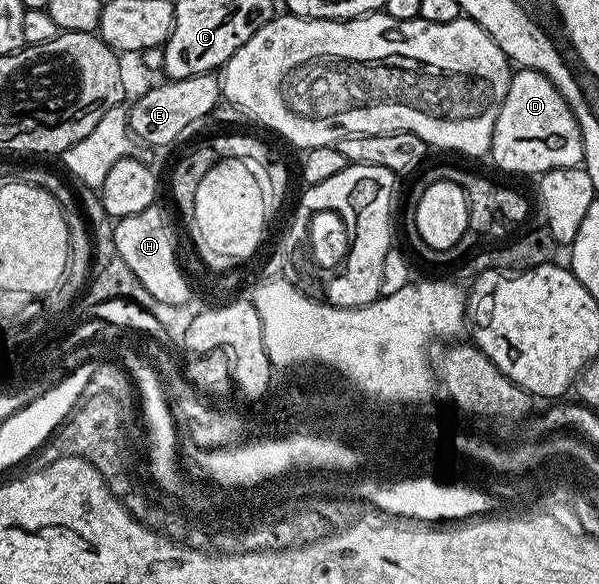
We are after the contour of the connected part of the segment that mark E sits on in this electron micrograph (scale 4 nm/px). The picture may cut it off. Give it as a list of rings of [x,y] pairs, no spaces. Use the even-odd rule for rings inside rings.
[[[199,73],[181,81],[171,79],[148,89],[128,112],[128,127],[133,138],[148,145],[168,145],[179,133],[184,133],[195,121],[200,121],[216,104],[221,104],[219,80],[212,73]]]

